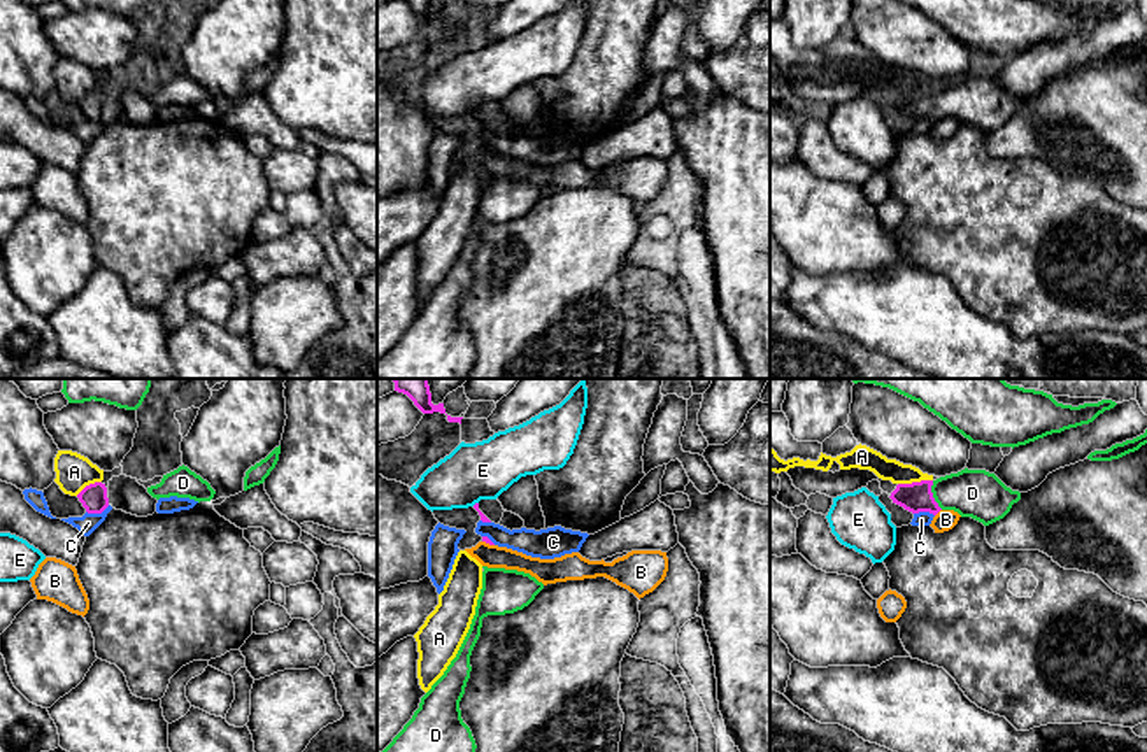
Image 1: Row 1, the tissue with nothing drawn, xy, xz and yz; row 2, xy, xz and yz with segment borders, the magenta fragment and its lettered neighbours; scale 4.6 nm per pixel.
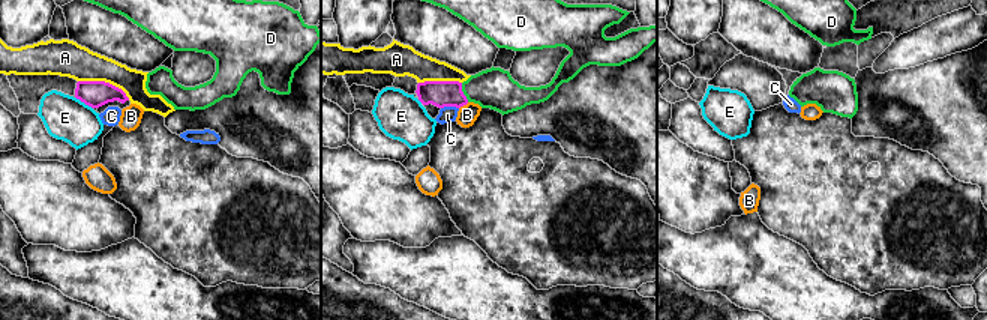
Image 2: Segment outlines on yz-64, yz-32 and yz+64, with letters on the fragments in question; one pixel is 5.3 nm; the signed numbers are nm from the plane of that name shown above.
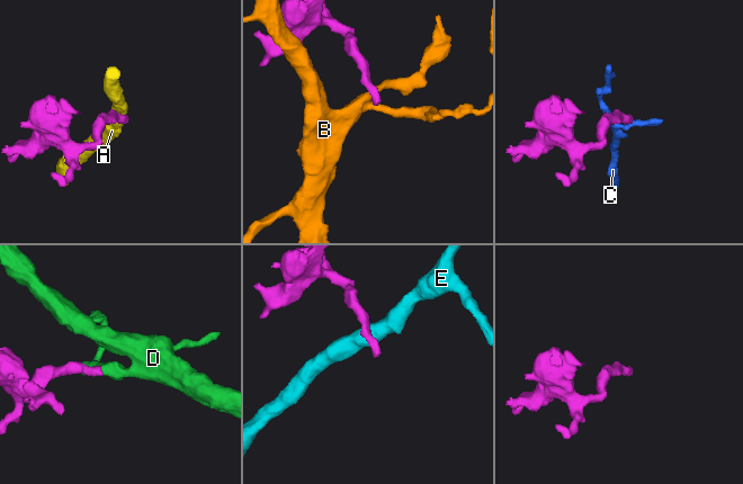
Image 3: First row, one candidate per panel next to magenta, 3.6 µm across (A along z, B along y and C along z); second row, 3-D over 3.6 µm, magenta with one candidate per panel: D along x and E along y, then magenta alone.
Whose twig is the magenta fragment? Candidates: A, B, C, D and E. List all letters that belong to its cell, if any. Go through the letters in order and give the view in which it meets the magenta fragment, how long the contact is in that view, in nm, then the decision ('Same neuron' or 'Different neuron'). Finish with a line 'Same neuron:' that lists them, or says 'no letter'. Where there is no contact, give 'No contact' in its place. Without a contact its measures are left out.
A: Touches magenta in yz. Shared border 160 nm. Different neuron
B: Touches magenta in yz. Shared border 50 nm. Different neuron
C: Touches magenta in xy. Shared border 120 nm. Different neuron
D: Touches magenta in yz. Shared border 140 nm. Same neuron
E: Touches magenta in xz. Shared border 40 nm. Different neuron
Same neuron: D

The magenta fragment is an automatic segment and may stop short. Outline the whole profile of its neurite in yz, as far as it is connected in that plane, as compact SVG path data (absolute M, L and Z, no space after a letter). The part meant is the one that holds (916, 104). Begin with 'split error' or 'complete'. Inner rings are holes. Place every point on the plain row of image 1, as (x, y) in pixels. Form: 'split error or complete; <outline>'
split error; M965 75L937 88L898 91L889 105L912 121L954 117L989 133L1010 119L1021 100L1007 95L994 81Z

